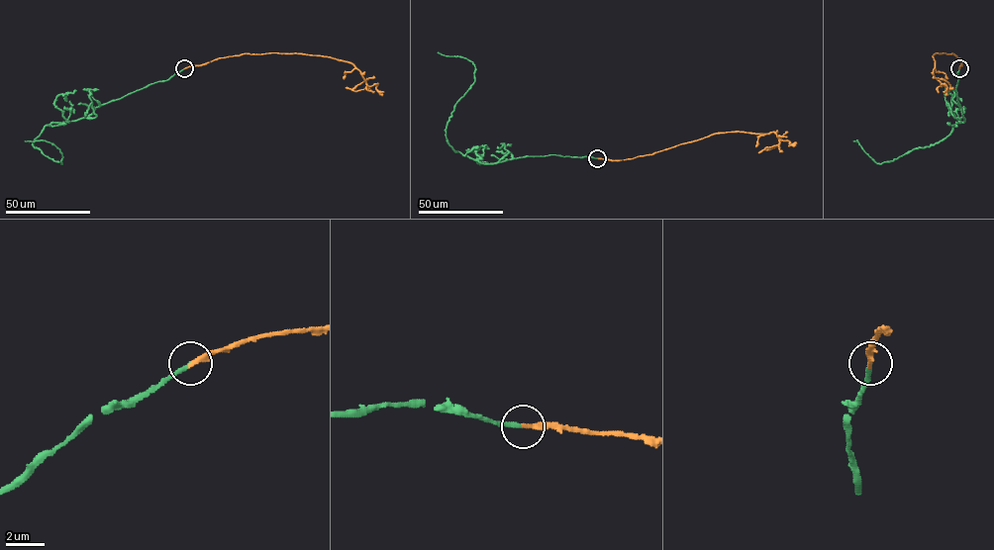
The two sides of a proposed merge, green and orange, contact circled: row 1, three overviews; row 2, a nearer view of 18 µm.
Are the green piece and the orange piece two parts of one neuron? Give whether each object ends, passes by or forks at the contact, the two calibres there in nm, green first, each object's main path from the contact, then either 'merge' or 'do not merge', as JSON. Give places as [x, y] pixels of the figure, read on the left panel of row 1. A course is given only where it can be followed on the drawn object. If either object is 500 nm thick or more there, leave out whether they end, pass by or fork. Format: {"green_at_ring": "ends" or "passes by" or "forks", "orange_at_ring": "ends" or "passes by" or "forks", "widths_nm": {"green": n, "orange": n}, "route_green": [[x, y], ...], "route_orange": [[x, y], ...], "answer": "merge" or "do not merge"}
{"green_at_ring": "ends", "orange_at_ring": "ends", "widths_nm": {"green": 220, "orange": 280}, "route_green": [[184, 68], [100, 104], [87, 116], [46, 126], [33, 145], [62, 163], [53, 144], [25, 141]], "route_orange": [[184, 68], [245, 53], [295, 53], [351, 62], [366, 84], [363, 89], [353, 90], [367, 78], [374, 77]], "answer": "merge"}

